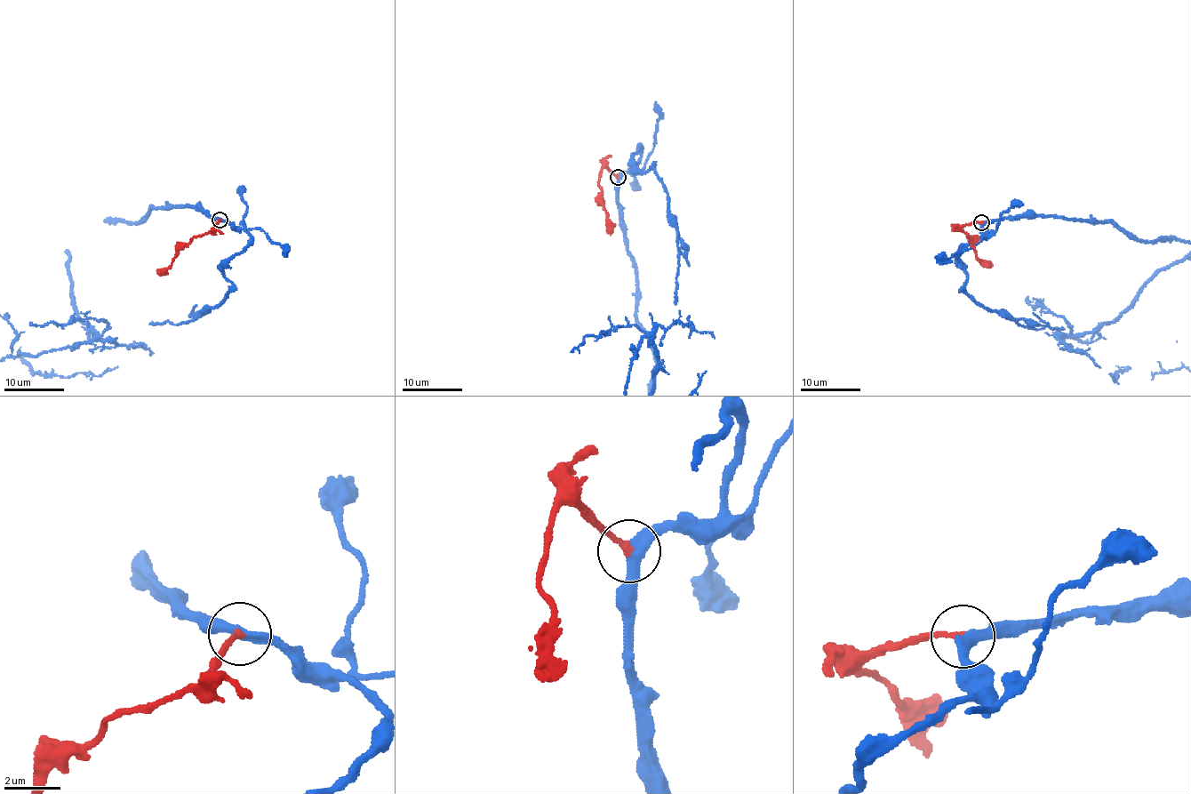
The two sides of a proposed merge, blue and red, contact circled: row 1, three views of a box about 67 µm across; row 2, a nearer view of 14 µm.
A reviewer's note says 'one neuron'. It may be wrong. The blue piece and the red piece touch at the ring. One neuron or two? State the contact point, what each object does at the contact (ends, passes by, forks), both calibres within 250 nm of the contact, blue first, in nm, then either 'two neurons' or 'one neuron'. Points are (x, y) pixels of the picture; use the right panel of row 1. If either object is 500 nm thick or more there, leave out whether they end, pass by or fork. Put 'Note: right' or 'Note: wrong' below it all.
(981, 222) | blue passes by | red ends | 360/220 nm | one neuron
Note: right

